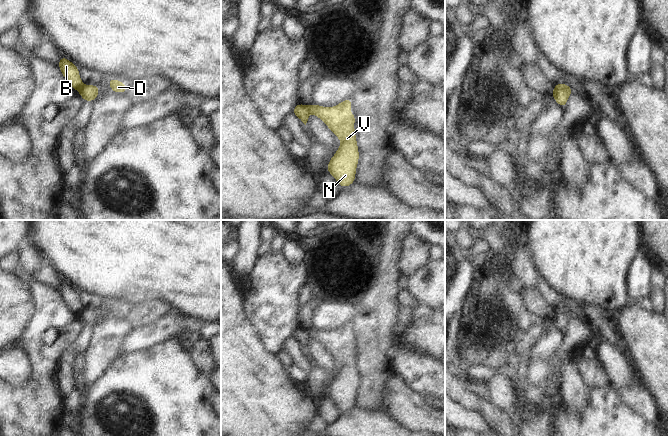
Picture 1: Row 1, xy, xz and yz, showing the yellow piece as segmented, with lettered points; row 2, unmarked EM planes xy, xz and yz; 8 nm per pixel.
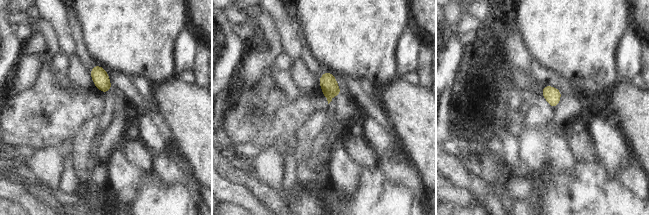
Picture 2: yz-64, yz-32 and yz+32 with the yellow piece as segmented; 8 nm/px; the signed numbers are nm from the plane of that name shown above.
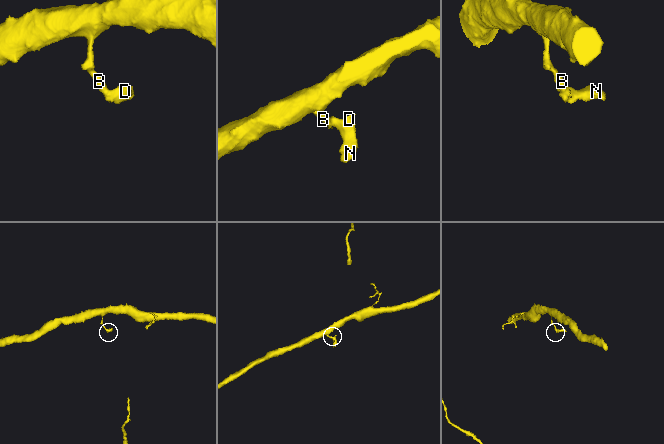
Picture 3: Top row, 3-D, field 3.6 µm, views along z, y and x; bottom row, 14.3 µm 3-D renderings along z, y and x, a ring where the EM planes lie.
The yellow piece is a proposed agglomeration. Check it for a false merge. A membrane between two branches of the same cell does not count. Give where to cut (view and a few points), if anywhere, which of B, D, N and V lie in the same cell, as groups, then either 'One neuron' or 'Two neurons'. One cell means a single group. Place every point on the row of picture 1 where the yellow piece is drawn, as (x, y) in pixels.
Split along yz (554, 85), (563, 88), (568, 95). Groups: B / D N V. Two neurons

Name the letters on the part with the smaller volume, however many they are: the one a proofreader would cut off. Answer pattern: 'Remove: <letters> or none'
Remove: D, N, V

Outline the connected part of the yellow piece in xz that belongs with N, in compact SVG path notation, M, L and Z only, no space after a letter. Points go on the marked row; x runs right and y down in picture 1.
M348 98L334 107L323 107L314 103L307 105L309 113L312 112L323 120L336 139L342 140L326 167L326 171L335 178L342 189L355 183L359 162L359 148L354 130L356 117L354 113L349 112L352 104L352 98Z

